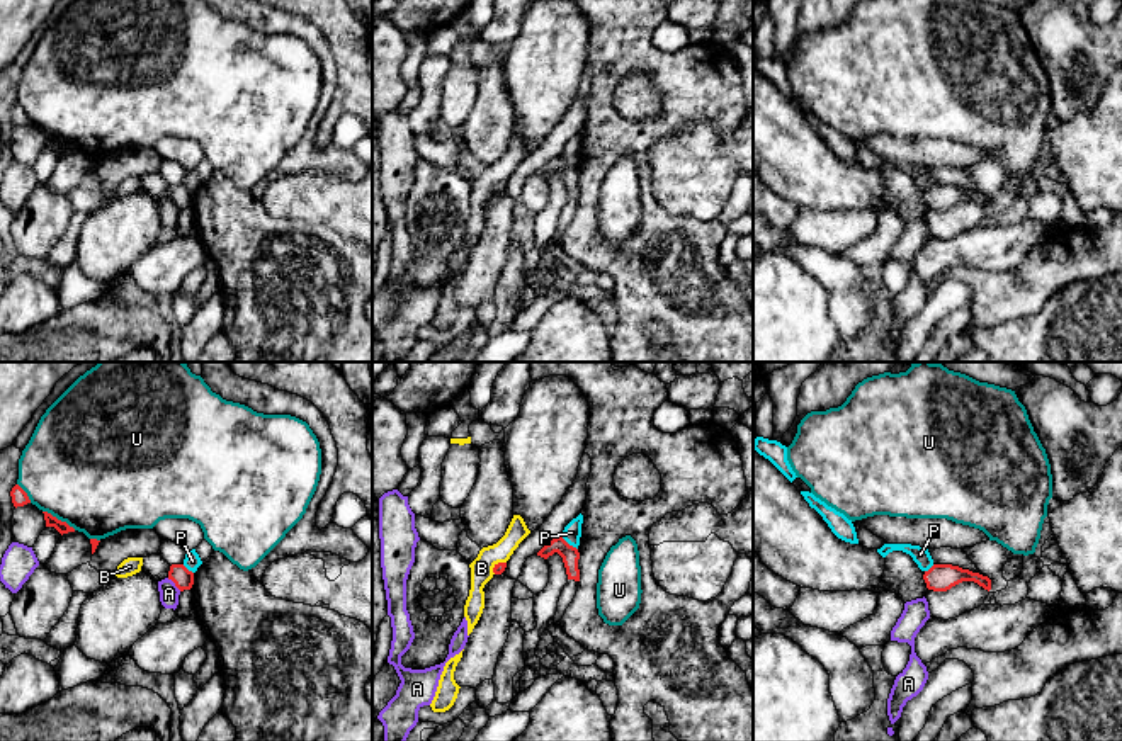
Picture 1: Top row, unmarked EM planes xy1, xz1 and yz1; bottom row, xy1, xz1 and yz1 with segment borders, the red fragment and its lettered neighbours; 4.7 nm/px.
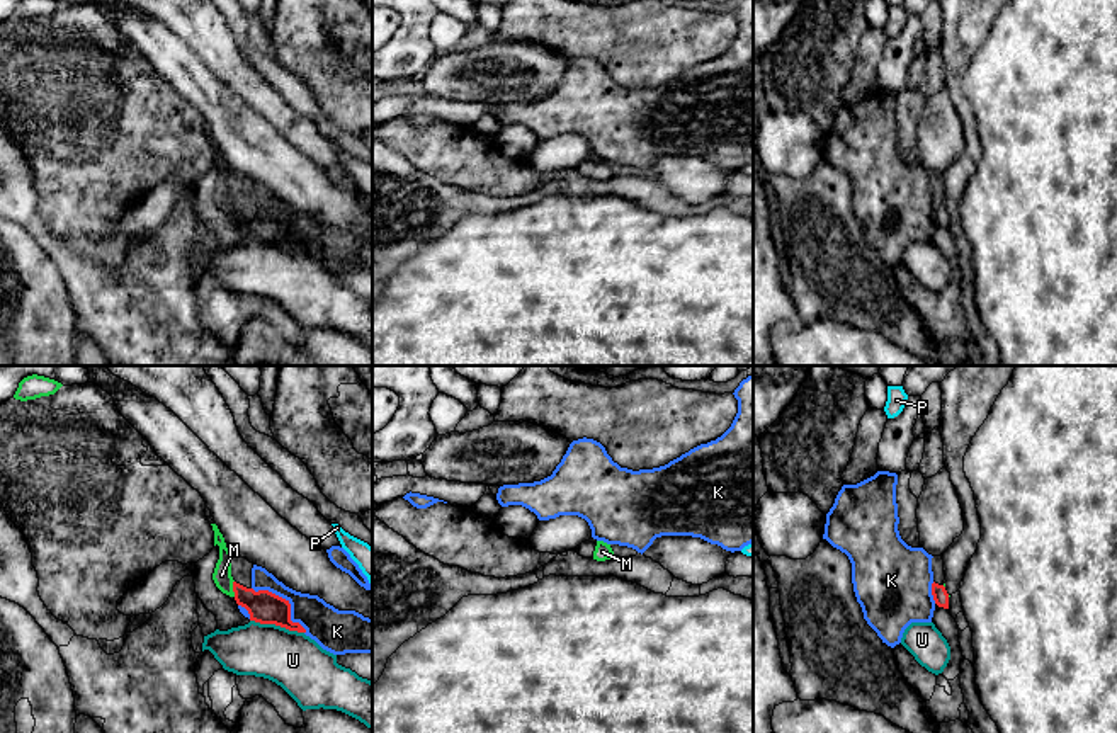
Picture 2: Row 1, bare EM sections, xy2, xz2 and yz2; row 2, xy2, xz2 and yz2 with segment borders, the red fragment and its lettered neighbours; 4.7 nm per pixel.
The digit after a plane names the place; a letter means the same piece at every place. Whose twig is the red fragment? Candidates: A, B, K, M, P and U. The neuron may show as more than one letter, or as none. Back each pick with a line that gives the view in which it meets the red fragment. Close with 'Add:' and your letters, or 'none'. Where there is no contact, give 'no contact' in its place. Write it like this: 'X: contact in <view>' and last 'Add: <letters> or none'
M: contact in xy2
Add: M

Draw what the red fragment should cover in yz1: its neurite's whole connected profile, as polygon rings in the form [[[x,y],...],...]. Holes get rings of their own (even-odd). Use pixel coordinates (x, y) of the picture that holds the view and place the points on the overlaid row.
[[[933,564],[925,571],[923,580],[926,588],[933,591],[947,591],[962,581],[974,581],[984,590],[991,590],[991,580],[988,576],[952,564]]]

